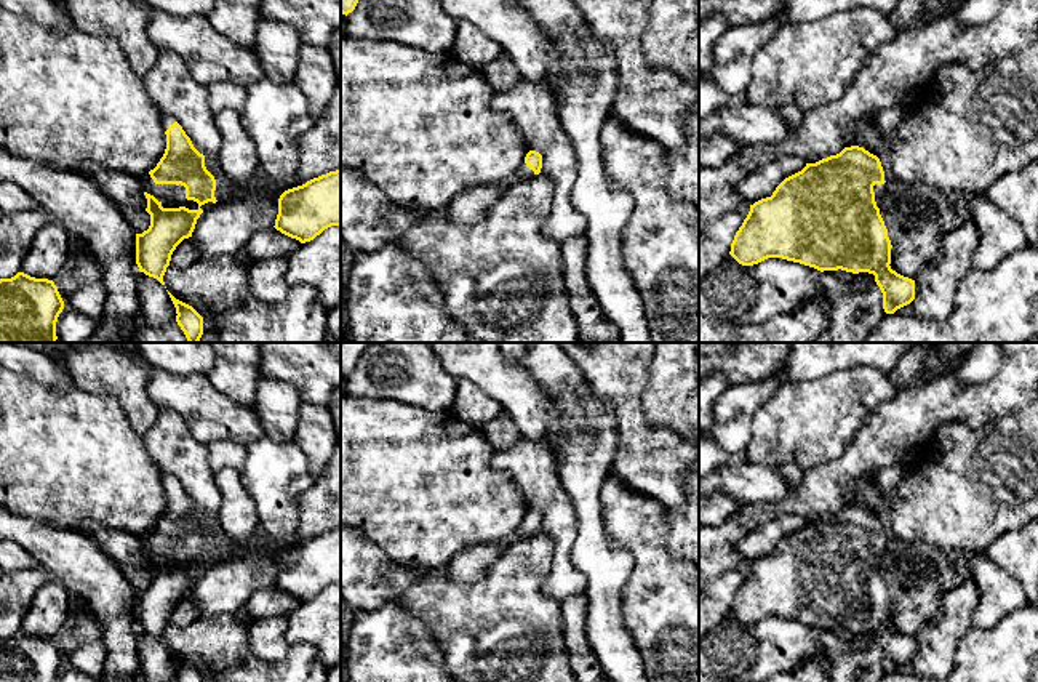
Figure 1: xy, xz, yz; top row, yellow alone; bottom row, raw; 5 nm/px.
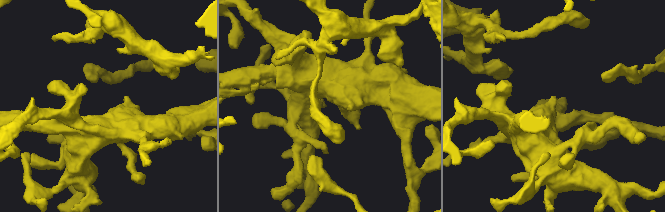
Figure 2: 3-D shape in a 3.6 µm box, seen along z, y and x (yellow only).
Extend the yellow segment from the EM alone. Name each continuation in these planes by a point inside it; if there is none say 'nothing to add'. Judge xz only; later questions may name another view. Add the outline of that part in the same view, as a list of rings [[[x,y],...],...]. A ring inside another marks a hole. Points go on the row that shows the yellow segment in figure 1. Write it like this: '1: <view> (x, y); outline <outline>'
1: xz (471, 205); outline [[[523,162],[510,183],[478,184],[464,187],[448,205],[448,218],[456,224],[477,224],[499,200],[502,191],[517,179],[529,178],[534,171]]]

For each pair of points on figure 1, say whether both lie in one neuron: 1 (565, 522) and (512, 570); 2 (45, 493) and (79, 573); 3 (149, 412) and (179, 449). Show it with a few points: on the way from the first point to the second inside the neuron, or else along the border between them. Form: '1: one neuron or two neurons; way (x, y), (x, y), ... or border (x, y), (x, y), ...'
1: two neurons; border (539, 532), (546, 533), (554, 545), (549, 575)
2: two neurons; border (21, 516), (69, 527), (87, 535)
3: two neurons; border (160, 410), (155, 423), (143, 436)

